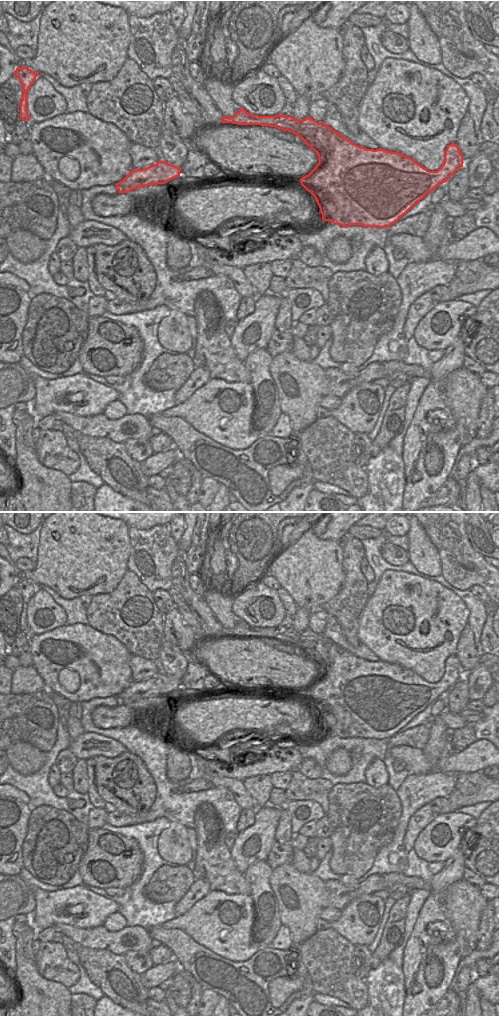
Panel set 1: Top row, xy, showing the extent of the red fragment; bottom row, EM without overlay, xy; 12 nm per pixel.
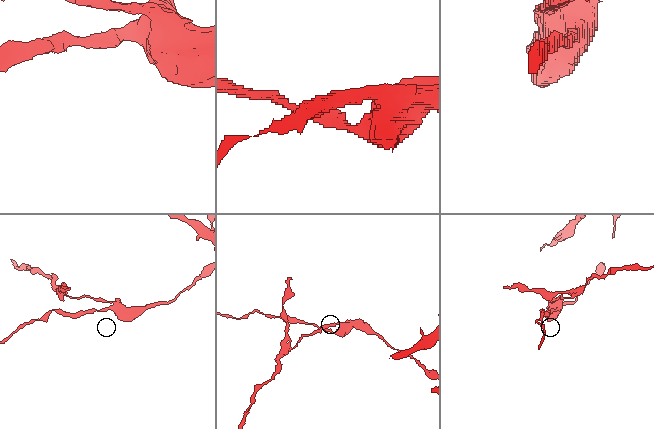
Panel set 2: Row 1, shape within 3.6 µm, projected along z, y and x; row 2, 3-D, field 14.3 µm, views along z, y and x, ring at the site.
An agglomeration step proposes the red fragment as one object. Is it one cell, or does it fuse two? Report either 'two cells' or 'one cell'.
two cells

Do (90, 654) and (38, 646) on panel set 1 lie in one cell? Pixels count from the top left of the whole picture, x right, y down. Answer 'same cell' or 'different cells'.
same cell

